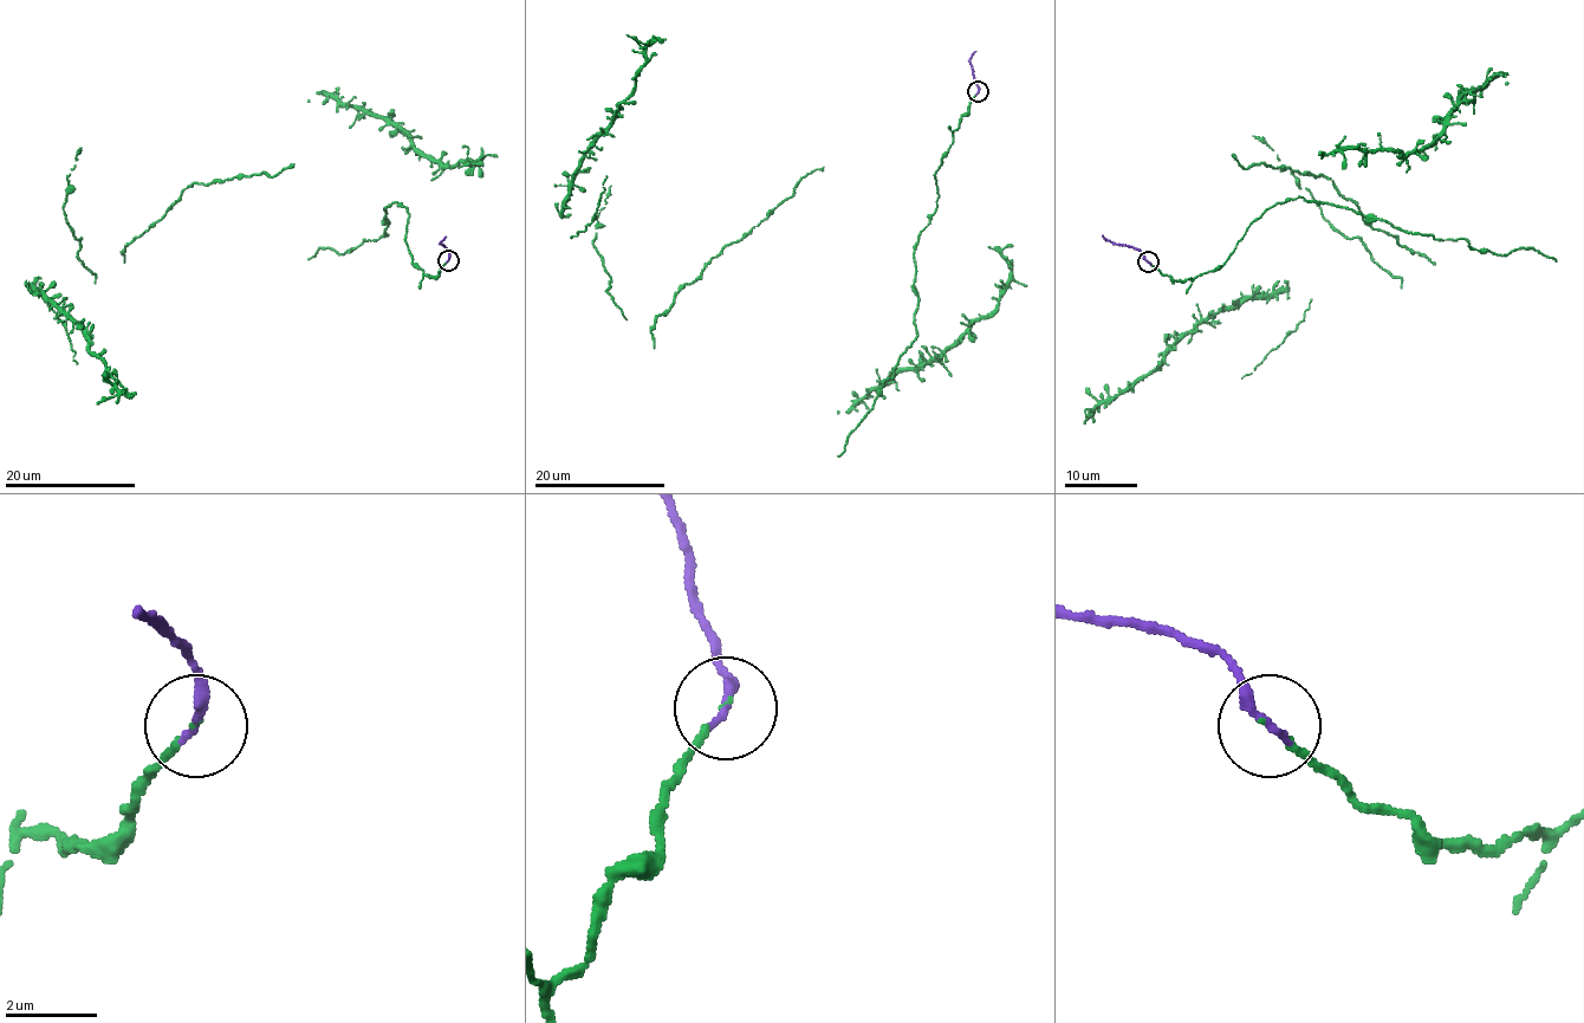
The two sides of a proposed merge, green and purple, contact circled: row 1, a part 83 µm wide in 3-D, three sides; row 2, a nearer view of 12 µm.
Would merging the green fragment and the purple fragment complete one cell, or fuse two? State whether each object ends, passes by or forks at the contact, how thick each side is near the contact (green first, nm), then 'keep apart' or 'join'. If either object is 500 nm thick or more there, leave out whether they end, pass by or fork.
green ends; purple ends; calibres 80 and 240 nm; join

